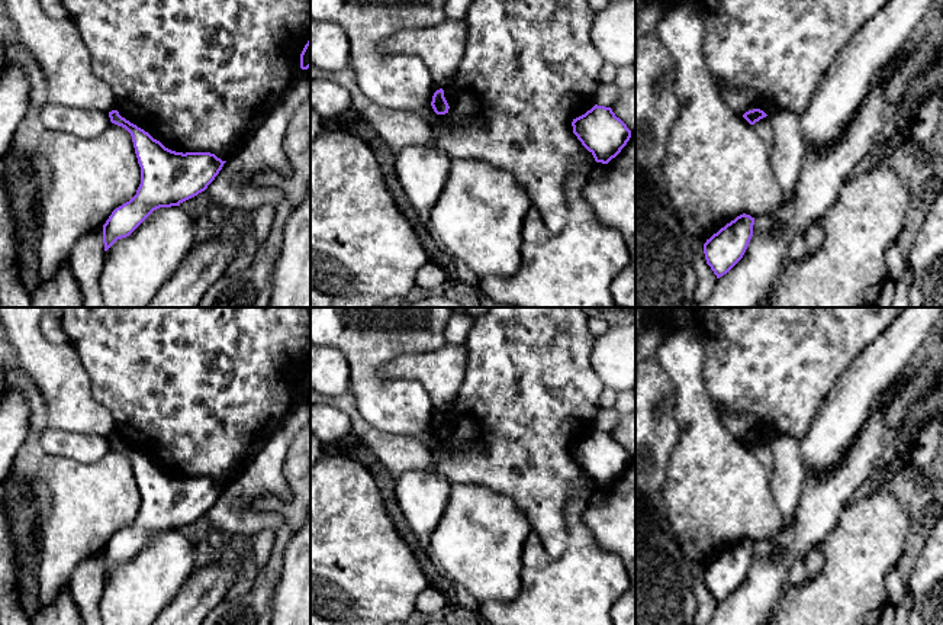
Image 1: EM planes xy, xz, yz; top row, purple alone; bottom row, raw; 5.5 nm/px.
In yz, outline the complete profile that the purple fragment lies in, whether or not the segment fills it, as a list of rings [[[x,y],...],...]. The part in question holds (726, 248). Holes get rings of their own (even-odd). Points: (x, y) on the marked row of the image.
[[[740,215],[704,244],[707,264],[717,278],[727,274],[744,255],[753,236],[754,218]]]

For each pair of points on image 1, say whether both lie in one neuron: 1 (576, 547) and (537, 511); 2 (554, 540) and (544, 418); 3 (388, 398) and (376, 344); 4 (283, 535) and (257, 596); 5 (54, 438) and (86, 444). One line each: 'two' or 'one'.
1: two
2: one
3: one
4: one
5: one

